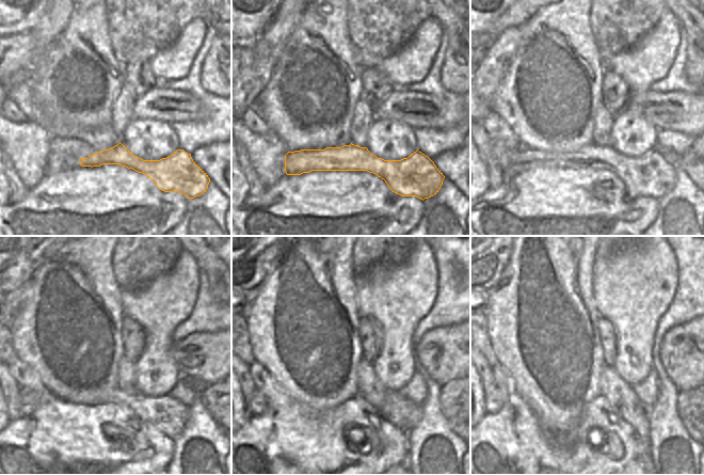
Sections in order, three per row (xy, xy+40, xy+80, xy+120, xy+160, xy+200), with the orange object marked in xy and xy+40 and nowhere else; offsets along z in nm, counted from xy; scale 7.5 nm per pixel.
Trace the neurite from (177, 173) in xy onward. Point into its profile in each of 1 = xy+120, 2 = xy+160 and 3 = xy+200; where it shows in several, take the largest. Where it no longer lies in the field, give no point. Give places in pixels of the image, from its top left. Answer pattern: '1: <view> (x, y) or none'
1: xy+120 (169, 415)
2: xy+160 (399, 411)
3: xy+200 (493, 399)

